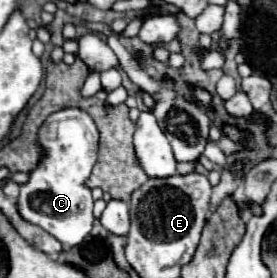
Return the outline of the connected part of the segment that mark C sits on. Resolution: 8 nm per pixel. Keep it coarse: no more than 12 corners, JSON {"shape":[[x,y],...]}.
{"shape":[[80,108],[38,128],[22,218],[66,248],[94,224],[100,134]]}

